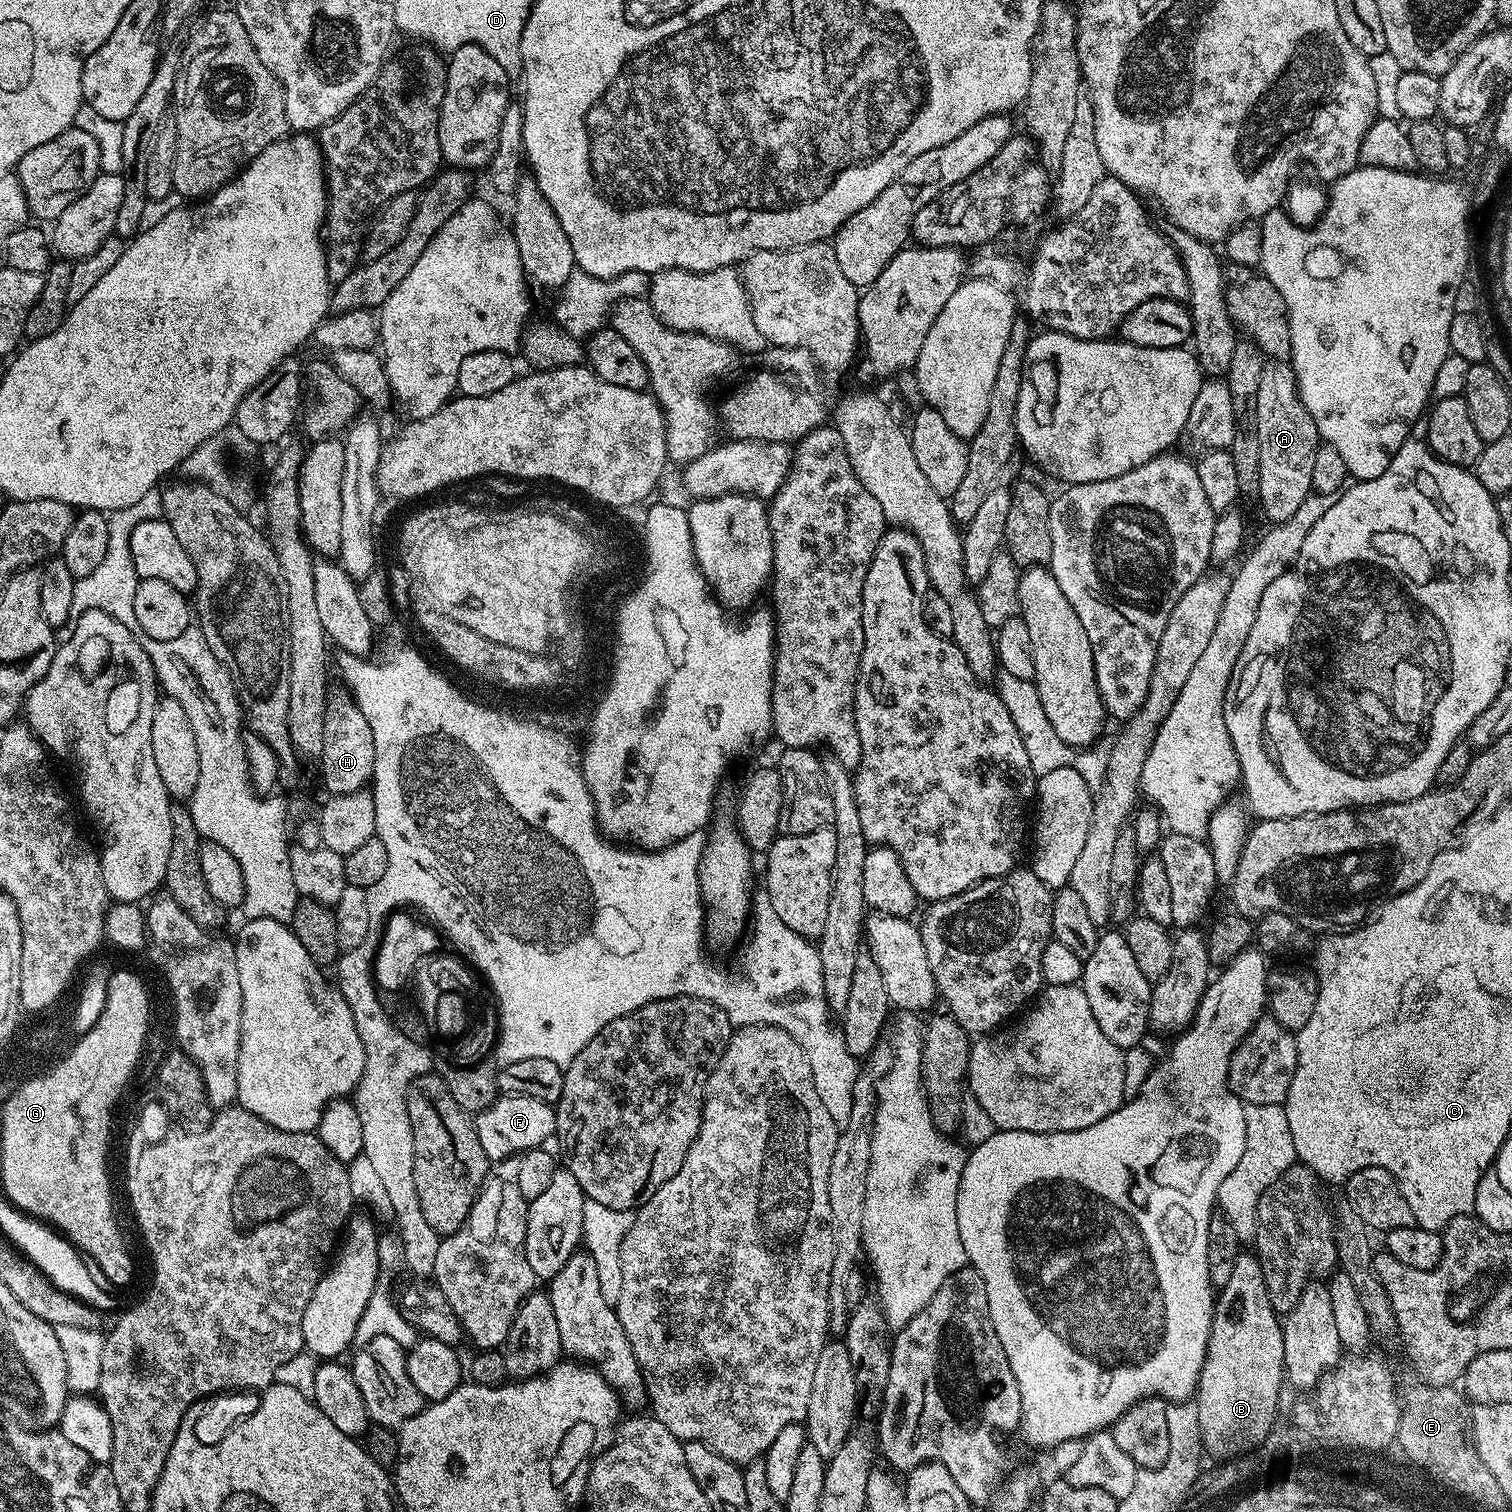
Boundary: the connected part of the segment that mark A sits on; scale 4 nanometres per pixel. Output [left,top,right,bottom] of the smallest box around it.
[1256,360,1322,522]

